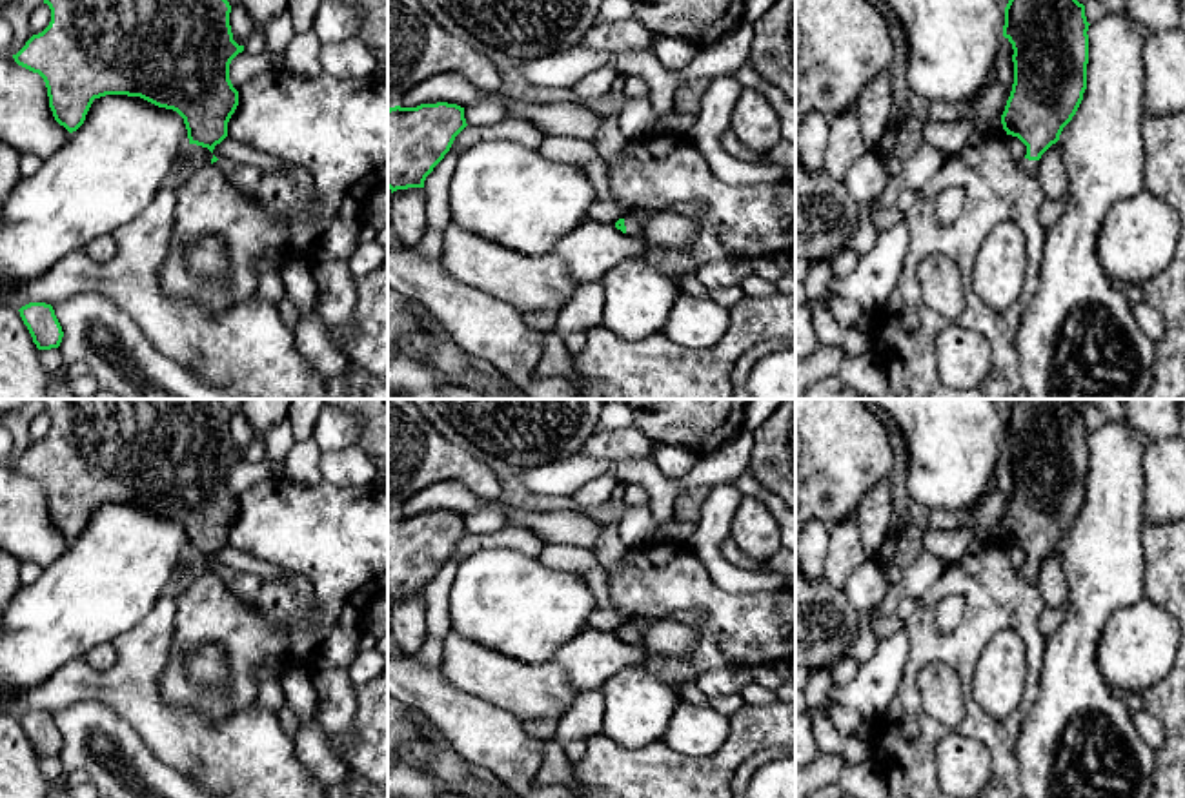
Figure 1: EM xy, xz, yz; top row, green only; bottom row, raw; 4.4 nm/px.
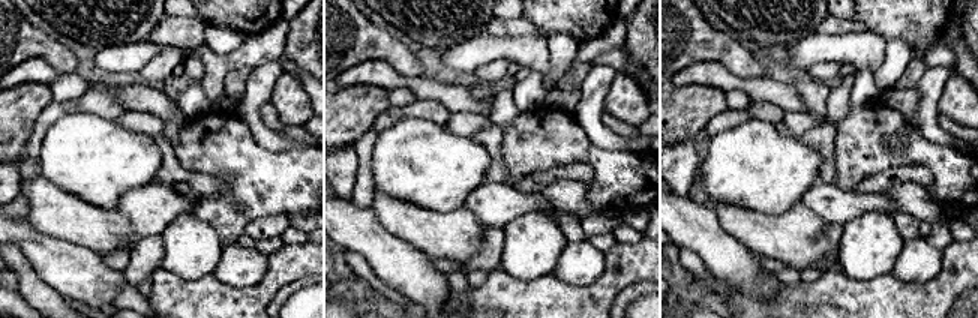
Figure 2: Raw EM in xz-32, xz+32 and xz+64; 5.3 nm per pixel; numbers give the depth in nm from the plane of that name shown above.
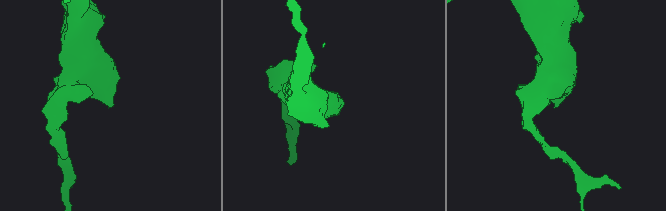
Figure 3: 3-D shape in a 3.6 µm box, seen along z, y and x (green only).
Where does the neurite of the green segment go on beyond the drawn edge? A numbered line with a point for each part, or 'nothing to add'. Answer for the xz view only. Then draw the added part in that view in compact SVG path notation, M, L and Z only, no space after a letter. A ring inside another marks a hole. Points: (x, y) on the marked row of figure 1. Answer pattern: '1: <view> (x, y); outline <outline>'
1: xz (634, 221); outline M674 204L663 211L635 211L630 213L628 217L624 217L624 226L626 226L626 233L628 235L641 235L643 233L643 219L646 213L675 213L675 215L683 215L688 219L695 219L704 211L703 204Z

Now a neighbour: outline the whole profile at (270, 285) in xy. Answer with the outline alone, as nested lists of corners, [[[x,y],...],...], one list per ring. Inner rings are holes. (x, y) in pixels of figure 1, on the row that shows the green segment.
[[[258,259],[257,273],[258,273],[257,295],[279,306],[279,302],[286,295],[284,282],[280,279],[280,271],[273,266],[273,262],[266,259]]]

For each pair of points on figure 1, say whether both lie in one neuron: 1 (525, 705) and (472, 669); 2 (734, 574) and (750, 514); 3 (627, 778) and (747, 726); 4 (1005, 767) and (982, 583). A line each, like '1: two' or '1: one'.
1: one
2: two
3: one
4: one

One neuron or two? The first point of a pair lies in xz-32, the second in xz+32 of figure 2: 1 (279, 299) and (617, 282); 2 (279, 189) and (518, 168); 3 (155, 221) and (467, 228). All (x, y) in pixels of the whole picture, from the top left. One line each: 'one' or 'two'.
1: two
2: one
3: two

